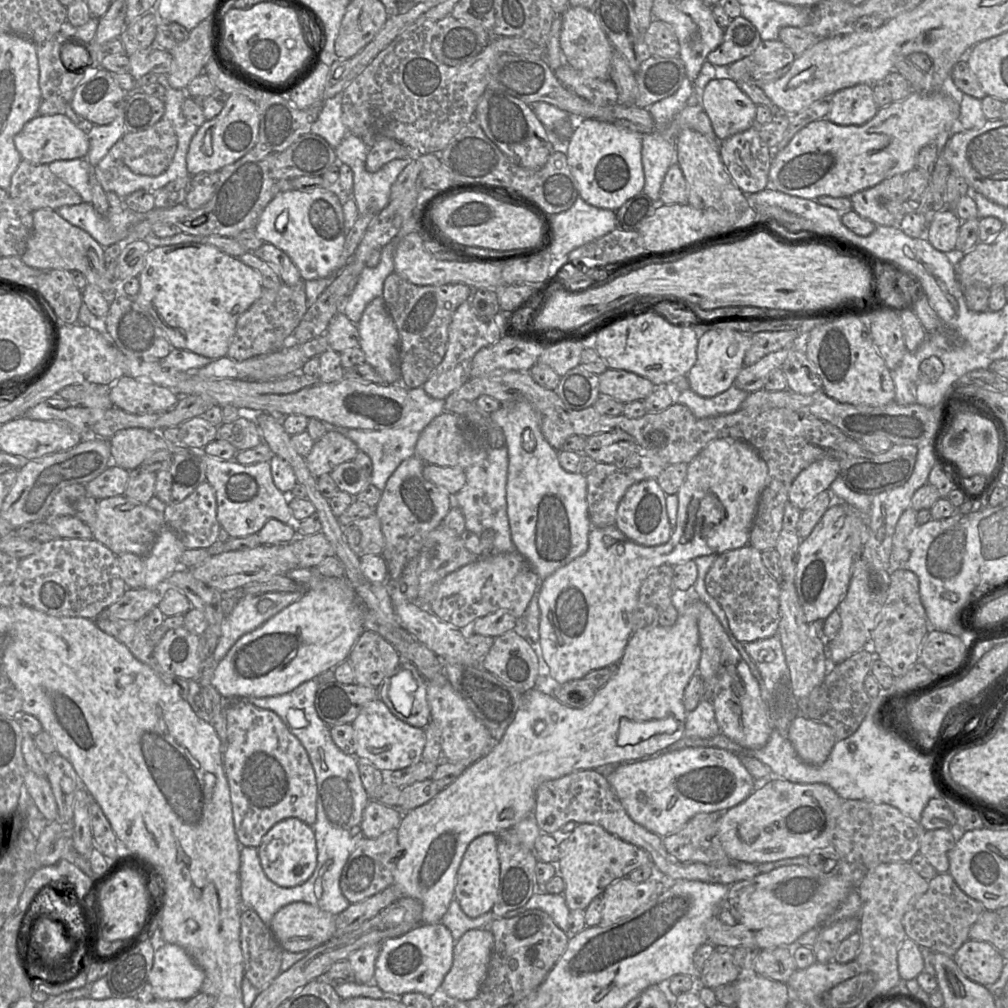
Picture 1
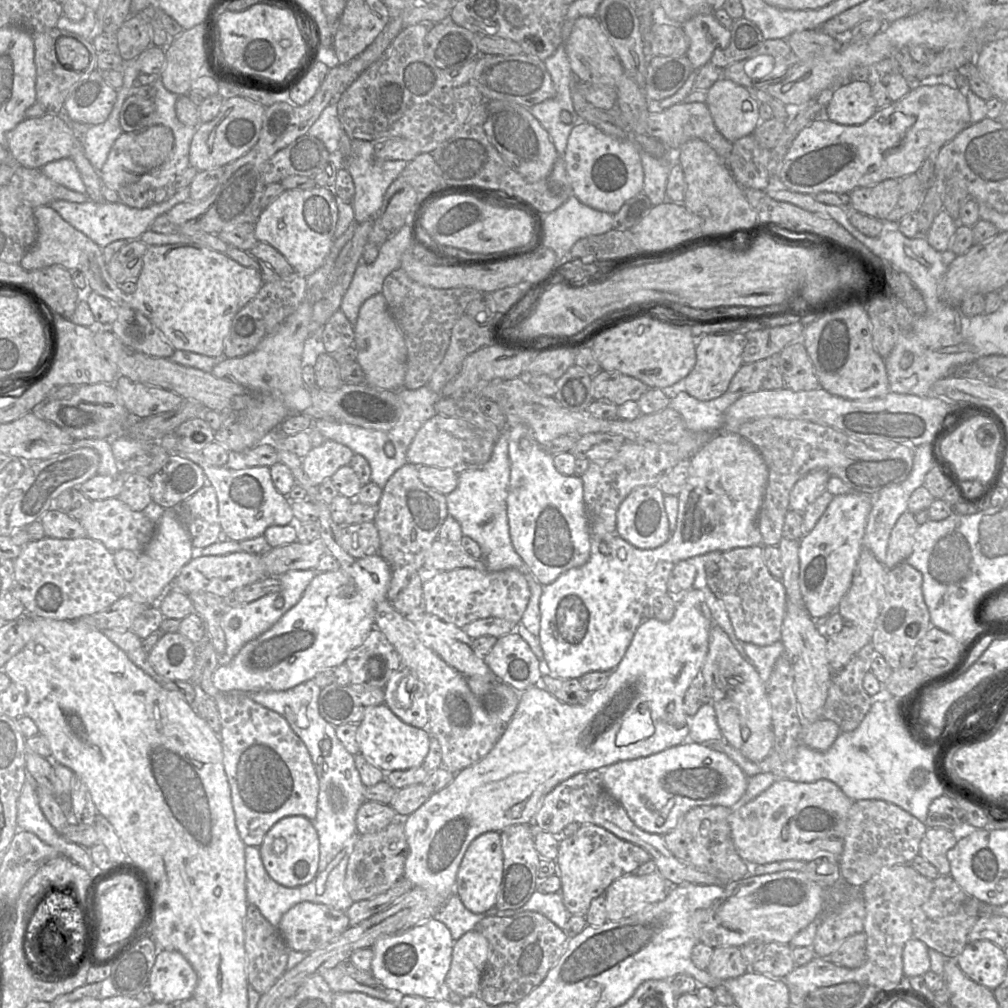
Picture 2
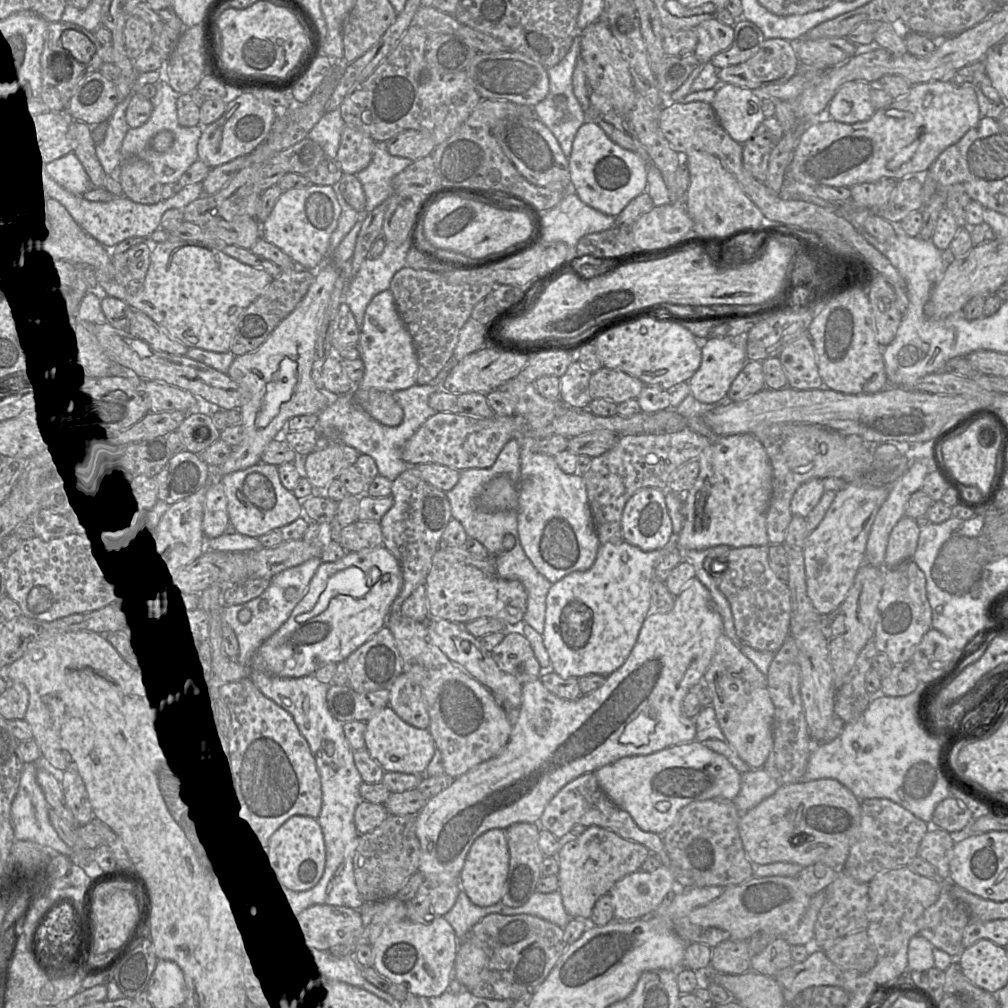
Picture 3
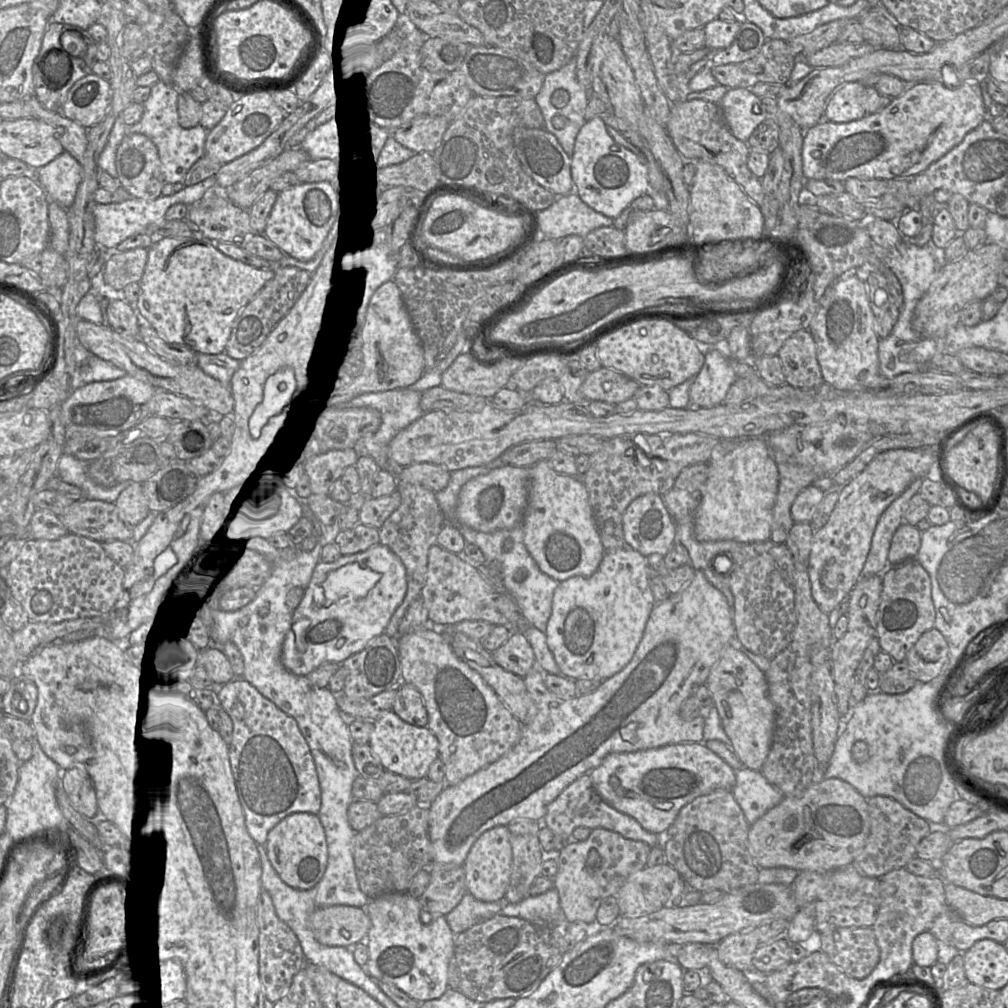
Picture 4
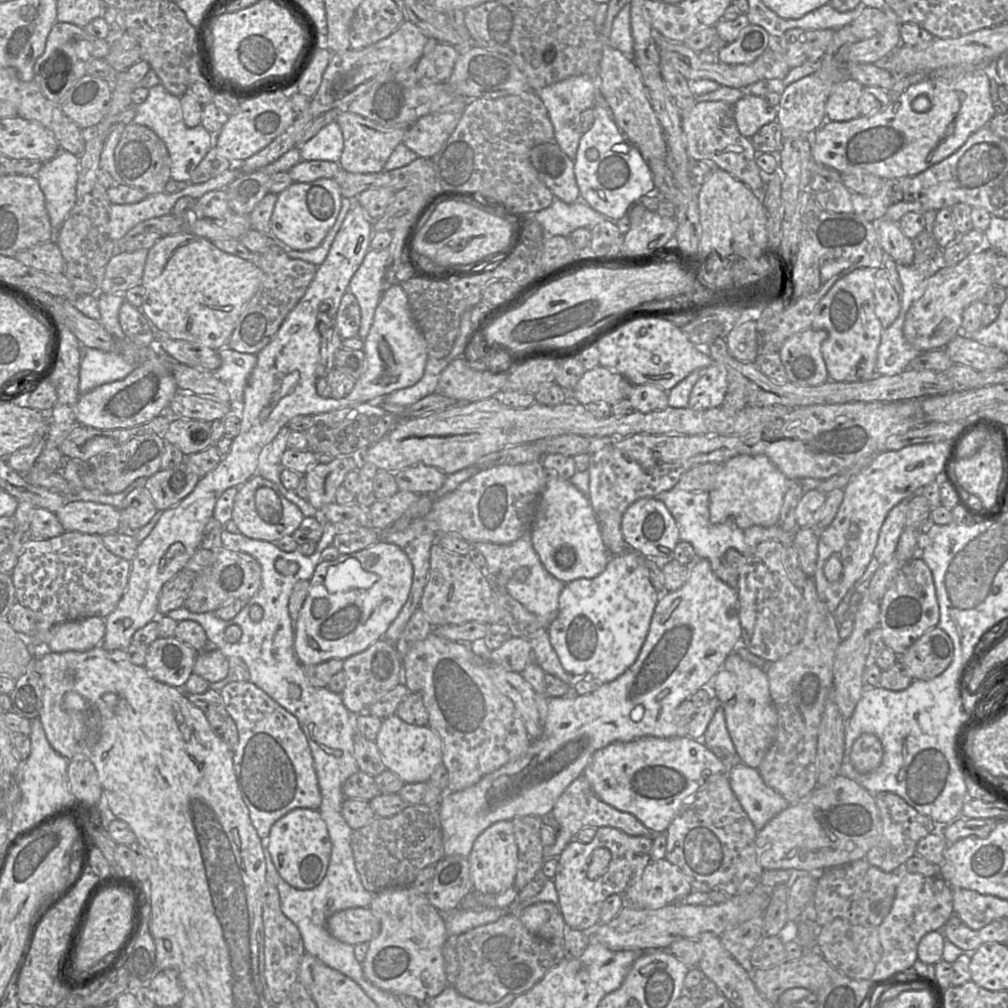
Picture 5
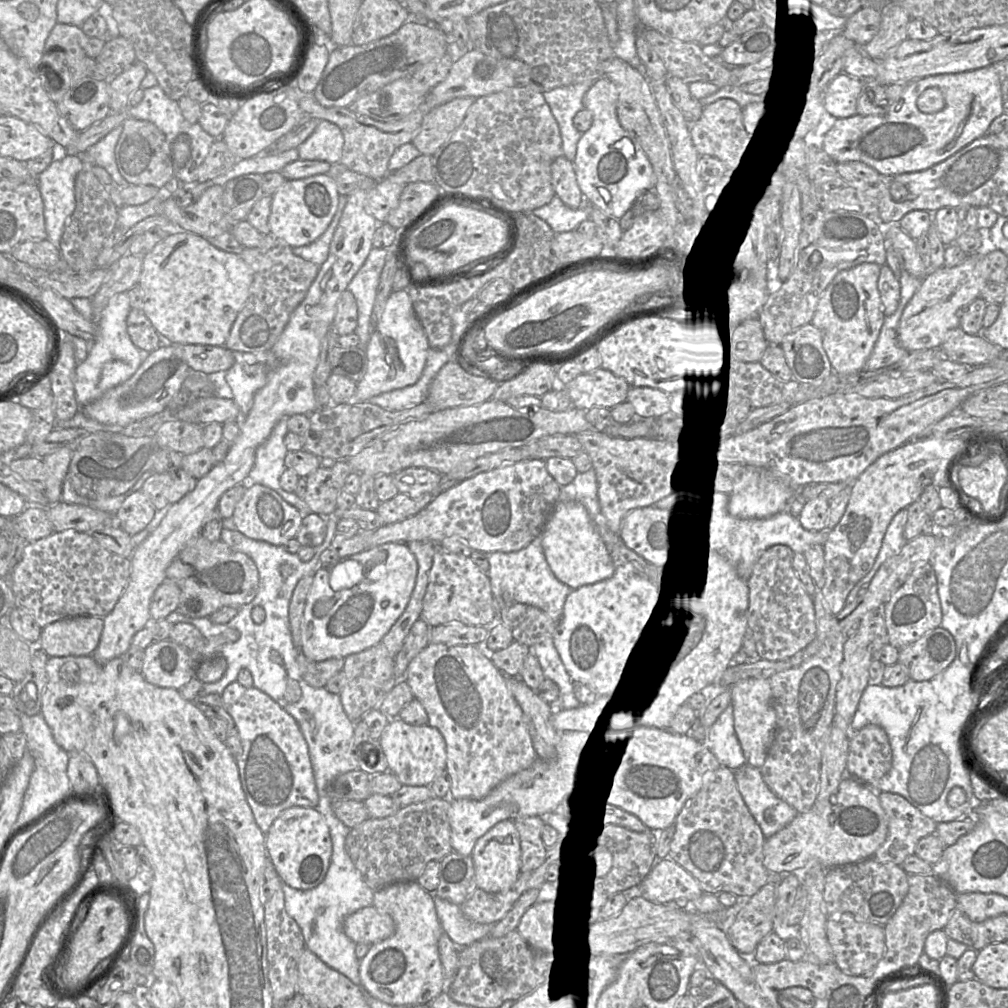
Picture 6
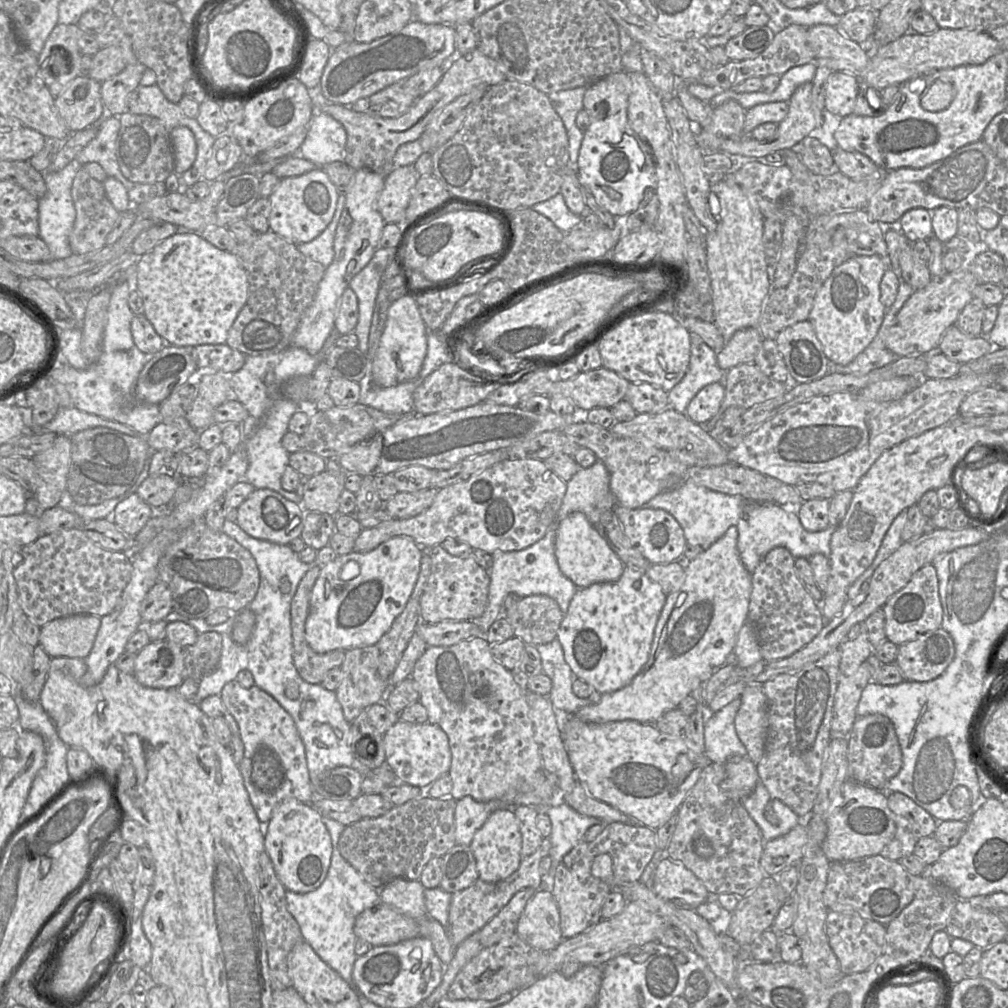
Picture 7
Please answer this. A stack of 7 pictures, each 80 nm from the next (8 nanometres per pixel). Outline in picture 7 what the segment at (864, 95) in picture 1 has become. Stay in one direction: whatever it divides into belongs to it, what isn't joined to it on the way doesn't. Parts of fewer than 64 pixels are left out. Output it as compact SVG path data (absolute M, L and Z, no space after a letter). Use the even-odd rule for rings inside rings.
M832 72L825 90L825 110L841 118L853 114L860 79L847 72Z

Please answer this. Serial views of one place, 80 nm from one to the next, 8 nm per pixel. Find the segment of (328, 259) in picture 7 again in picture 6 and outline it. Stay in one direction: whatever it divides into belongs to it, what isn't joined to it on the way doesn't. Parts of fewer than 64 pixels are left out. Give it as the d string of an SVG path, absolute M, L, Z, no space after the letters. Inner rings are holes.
M340 195L337 211L325 232L308 245L292 247L294 255L321 266L328 257L330 244L346 203L347 196Z

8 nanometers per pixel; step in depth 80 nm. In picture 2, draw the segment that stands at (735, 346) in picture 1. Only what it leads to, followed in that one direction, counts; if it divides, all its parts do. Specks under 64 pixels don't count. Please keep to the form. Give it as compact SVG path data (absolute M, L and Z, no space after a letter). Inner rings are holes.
M710 334L697 340L696 364L684 378L685 391L700 401L709 401L723 395L742 362L743 343L730 334Z

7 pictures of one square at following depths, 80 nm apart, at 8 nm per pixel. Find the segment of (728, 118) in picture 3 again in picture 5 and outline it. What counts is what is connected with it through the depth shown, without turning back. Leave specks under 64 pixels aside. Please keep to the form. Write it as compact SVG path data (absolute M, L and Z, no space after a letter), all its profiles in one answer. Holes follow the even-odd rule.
M745 94L734 105L734 118L737 128L742 136L751 139L759 129L777 119L777 107L771 106L763 97Z

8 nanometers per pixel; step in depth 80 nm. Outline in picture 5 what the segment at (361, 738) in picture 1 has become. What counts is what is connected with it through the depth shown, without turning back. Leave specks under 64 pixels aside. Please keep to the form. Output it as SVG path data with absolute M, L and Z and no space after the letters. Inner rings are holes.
M396 714L382 719L375 742L386 769L395 773L406 784L428 782L442 763L443 742L440 736L428 725L407 724Z

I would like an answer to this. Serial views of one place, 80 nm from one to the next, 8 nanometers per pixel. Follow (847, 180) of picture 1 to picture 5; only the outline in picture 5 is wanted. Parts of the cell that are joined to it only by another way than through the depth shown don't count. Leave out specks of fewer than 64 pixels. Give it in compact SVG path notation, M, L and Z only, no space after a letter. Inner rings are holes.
M981 71L977 73L970 73L965 75L958 81L948 81L943 77L926 79L921 82L909 86L904 92L898 96L892 97L889 105L884 110L873 113L868 116L859 116L858 118L846 122L829 122L823 128L817 129L810 136L808 142L810 143L811 155L815 163L827 166L839 172L840 174L872 174L883 180L897 179L908 176L915 176L930 166L937 164L957 151L968 139L968 137L978 129L988 125L993 116L996 115L995 108L990 95L992 72ZM921 96L927 96L931 102L931 107L926 112L915 112L912 107L913 101Z

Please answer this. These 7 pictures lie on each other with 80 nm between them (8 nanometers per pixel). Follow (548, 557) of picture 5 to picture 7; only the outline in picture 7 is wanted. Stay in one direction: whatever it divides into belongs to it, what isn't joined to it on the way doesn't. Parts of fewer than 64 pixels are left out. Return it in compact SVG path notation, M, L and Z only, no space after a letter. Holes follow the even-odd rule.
M572 512L555 525L555 556L561 572L578 588L592 584L614 582L624 571L624 563L607 540L582 512Z

